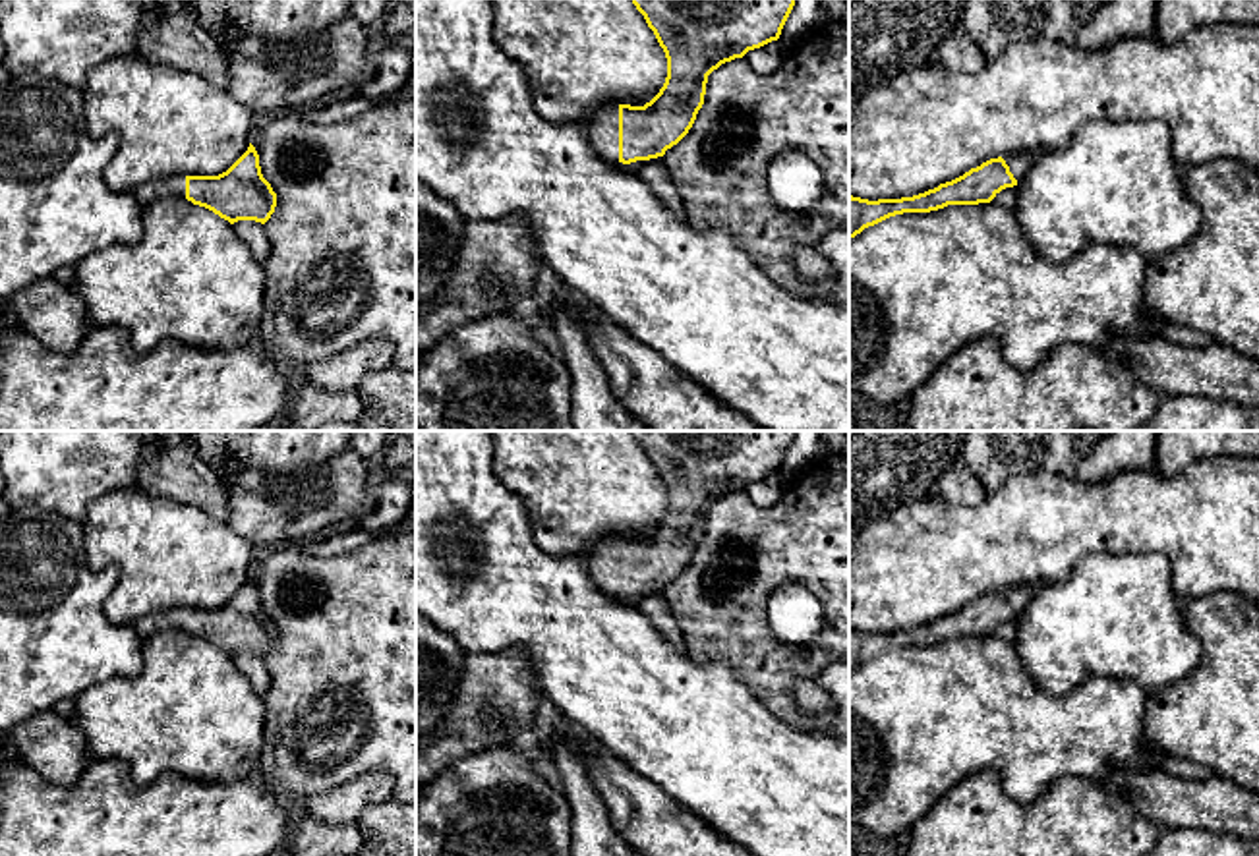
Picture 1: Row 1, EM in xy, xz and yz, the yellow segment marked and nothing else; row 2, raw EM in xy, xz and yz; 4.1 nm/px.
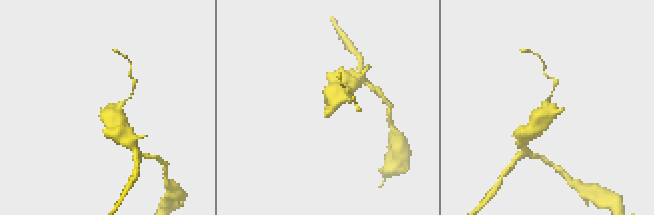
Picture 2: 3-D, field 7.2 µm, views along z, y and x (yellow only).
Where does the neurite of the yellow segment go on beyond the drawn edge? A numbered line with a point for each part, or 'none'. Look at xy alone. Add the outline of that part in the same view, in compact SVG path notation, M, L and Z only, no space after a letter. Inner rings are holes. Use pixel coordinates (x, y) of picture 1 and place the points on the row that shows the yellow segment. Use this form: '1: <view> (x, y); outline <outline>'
1: xy (175, 184); outline M174 174L161 180L162 193L186 197L186 174Z

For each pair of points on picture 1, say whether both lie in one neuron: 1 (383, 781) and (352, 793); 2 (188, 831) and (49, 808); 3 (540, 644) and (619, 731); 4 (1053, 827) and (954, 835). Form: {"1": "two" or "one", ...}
{"1": "one", "2": "one", "3": "one", "4": "one"}

